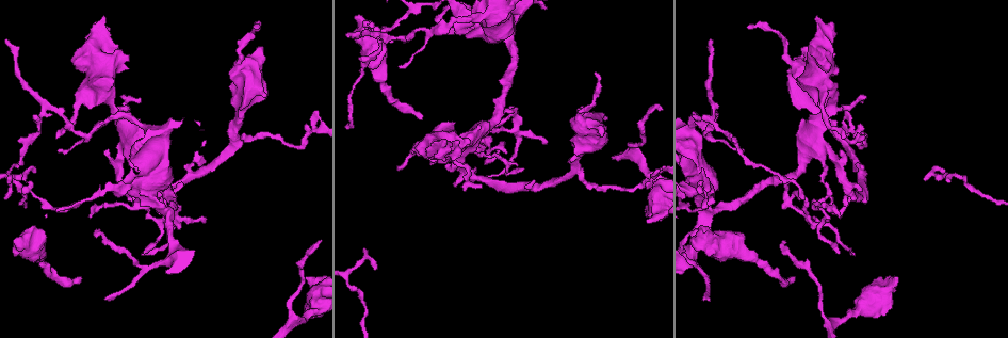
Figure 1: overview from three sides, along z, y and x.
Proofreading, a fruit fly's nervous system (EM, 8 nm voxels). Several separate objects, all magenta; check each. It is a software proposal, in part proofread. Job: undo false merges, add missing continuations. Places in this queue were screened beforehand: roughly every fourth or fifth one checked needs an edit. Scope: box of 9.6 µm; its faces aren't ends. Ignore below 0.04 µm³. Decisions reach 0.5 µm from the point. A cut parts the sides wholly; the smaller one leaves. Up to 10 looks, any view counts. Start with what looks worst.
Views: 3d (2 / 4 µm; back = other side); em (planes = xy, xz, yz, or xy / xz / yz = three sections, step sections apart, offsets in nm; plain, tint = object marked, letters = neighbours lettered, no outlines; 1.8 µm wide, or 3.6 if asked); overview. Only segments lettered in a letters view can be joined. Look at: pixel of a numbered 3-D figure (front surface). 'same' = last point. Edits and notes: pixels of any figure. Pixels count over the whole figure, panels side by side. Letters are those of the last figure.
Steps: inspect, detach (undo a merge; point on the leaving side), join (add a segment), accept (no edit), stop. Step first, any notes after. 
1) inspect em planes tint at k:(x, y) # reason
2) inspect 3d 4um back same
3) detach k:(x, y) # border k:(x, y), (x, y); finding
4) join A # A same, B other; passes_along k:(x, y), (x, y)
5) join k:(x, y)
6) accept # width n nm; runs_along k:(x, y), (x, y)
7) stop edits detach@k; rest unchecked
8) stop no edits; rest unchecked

inspect 3d 2um at 1:(420, 116) # long arm stops here

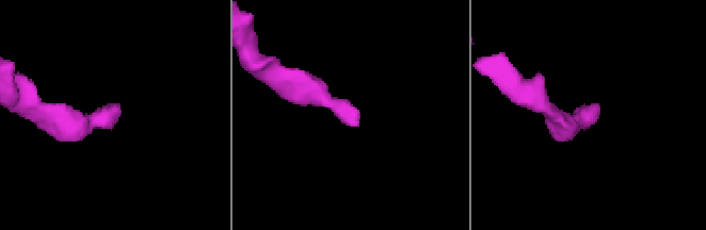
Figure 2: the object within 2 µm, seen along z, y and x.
inspect em xz step 16 tint at 2:(117, 106)

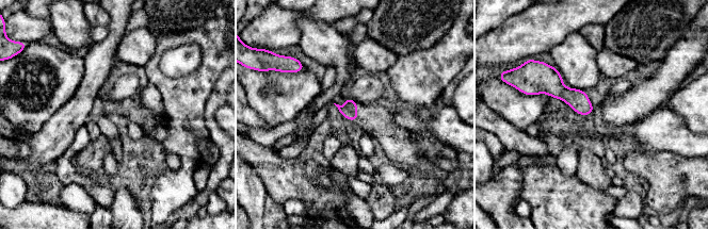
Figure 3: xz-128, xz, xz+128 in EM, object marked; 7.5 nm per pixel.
inspect em planes letters same # cut it another way

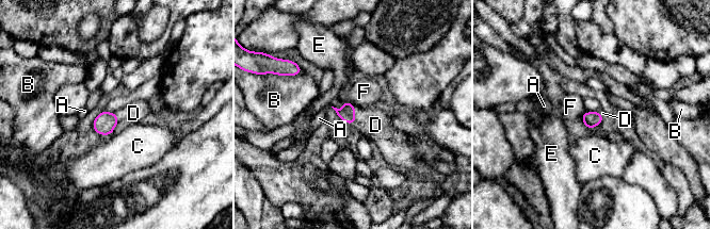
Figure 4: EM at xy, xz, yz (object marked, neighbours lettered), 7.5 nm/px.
join D # A other, B other, C other, D same, E other, F other; passes_along 4:(347, 114), (354, 116), (375, 125); it goes on there

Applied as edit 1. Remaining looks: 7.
inspect em xy step 8 letters at 1:(898, 277) # branch stops here

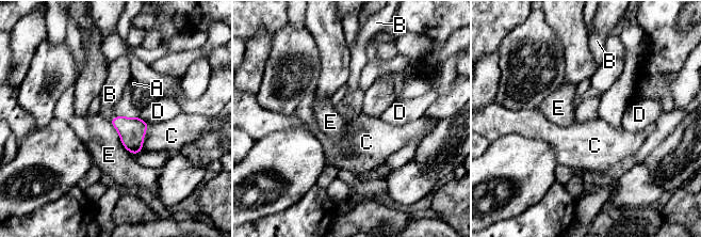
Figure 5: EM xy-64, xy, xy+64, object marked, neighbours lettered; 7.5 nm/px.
inspect em planes letters same # cut it another way

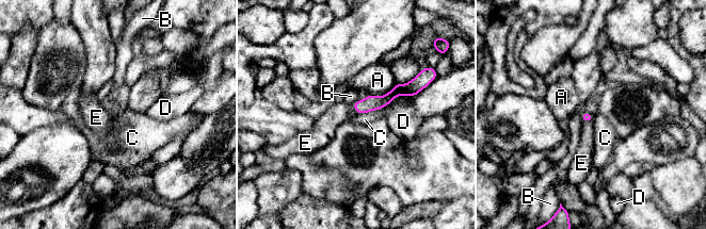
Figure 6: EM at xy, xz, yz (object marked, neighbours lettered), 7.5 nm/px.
accept # A other, B other, C other, D other, E other; no lettered segment goes on from it

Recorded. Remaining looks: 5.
inspect 3d 2um back at 1:(443, 142) # an open end

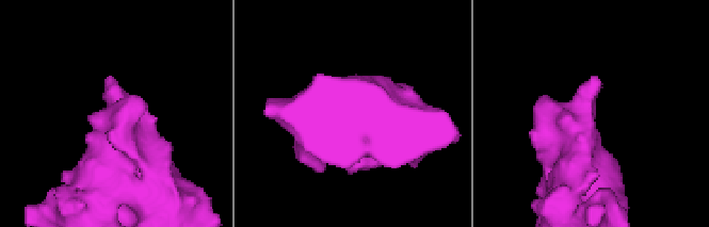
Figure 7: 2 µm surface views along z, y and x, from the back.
inspect em planes letters at 7:(109, 78)

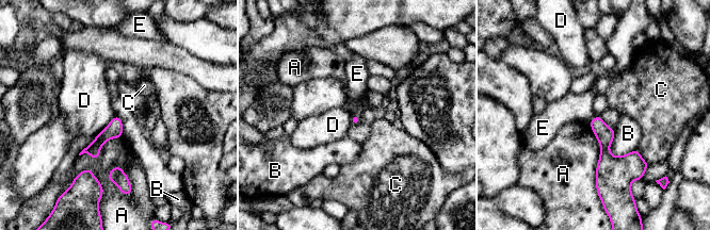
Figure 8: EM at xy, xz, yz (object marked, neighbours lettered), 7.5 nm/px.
accept # A other, B other, C other, D other, E other; runs_along 8:(116, 118), (116, 124), (86, 150); none of them fits

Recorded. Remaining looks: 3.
inspect 3d 2um at 1:(434, 19)

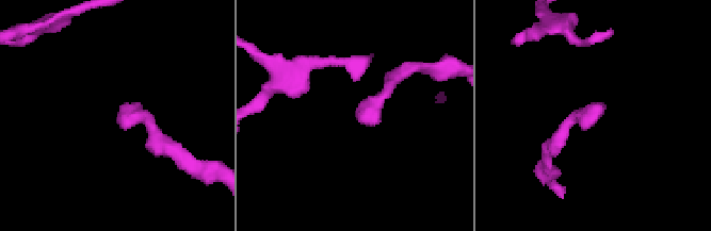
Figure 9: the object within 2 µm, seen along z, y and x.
inspect em planes letters at 9:(358, 114)

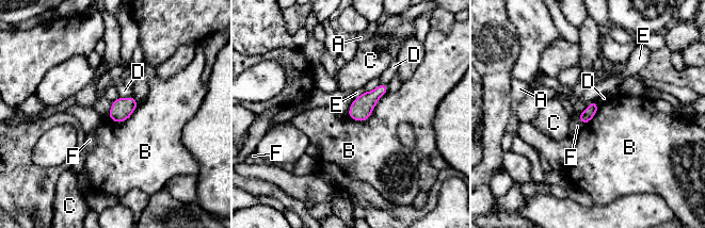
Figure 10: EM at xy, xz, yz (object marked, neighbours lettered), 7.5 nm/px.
accept # longest_contact B 360 nm; A other, B other, C other, D other, E other, F other; border 10:(387, 91), (365, 120), (348, 116); none of them fits

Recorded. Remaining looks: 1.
stop edits join@4; rest unchecked

